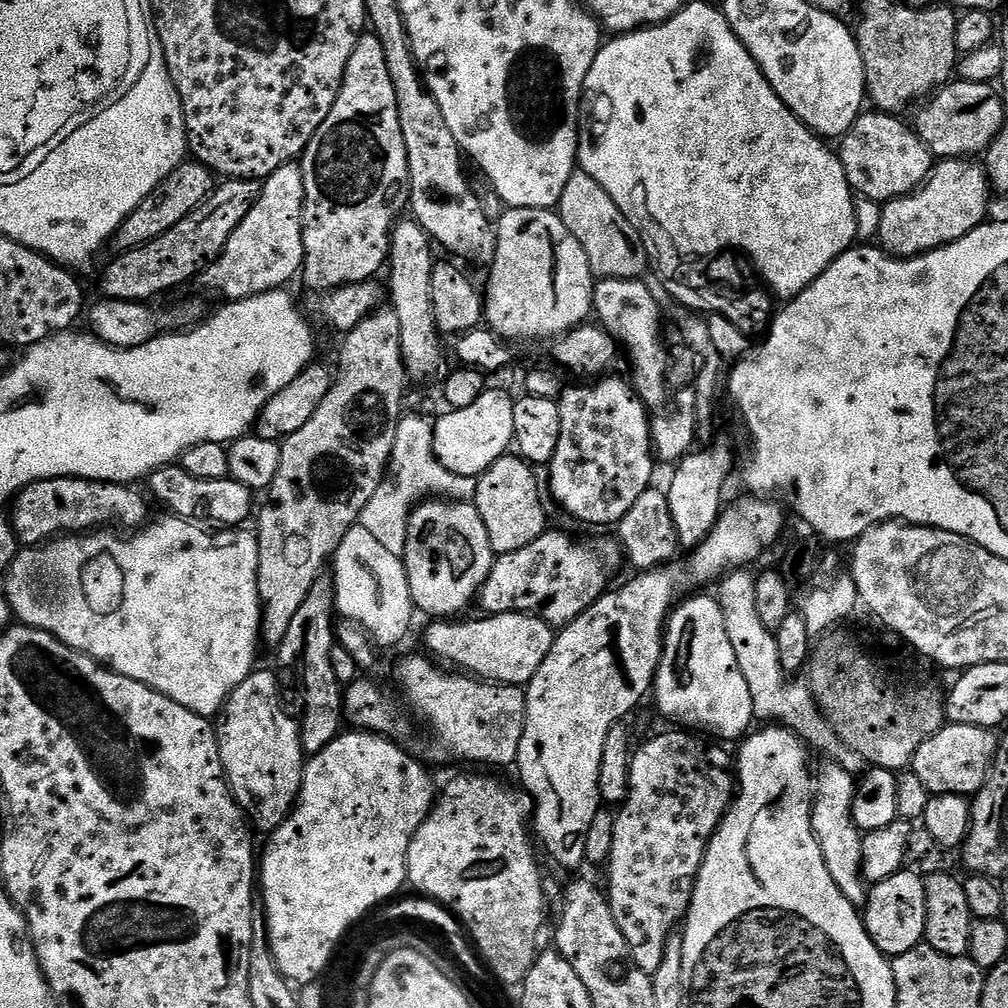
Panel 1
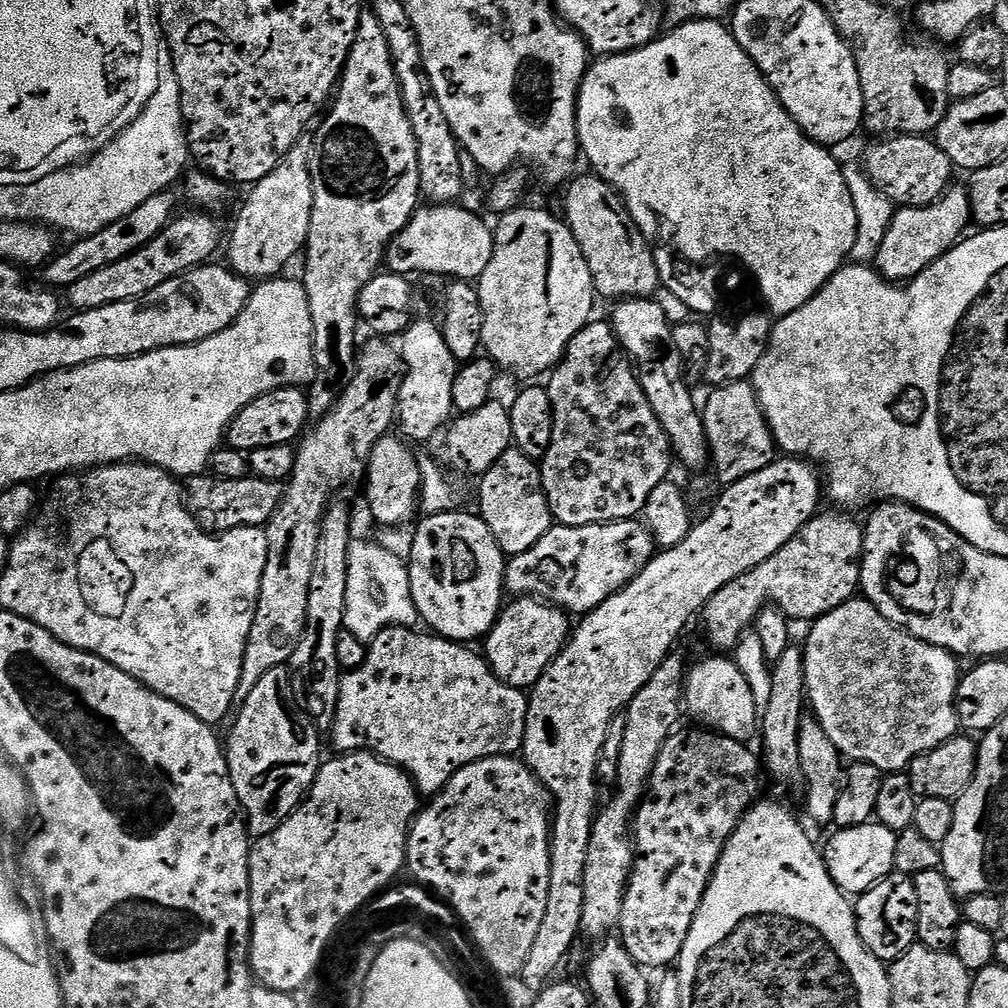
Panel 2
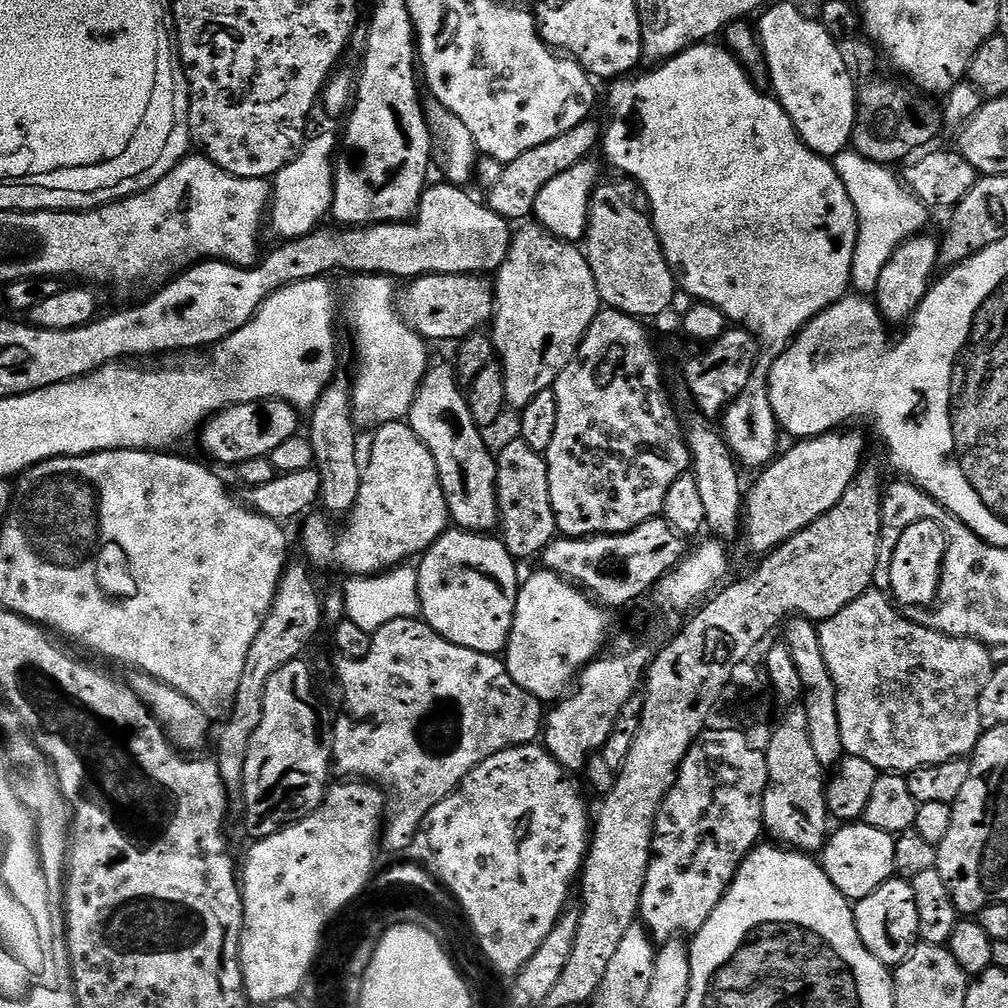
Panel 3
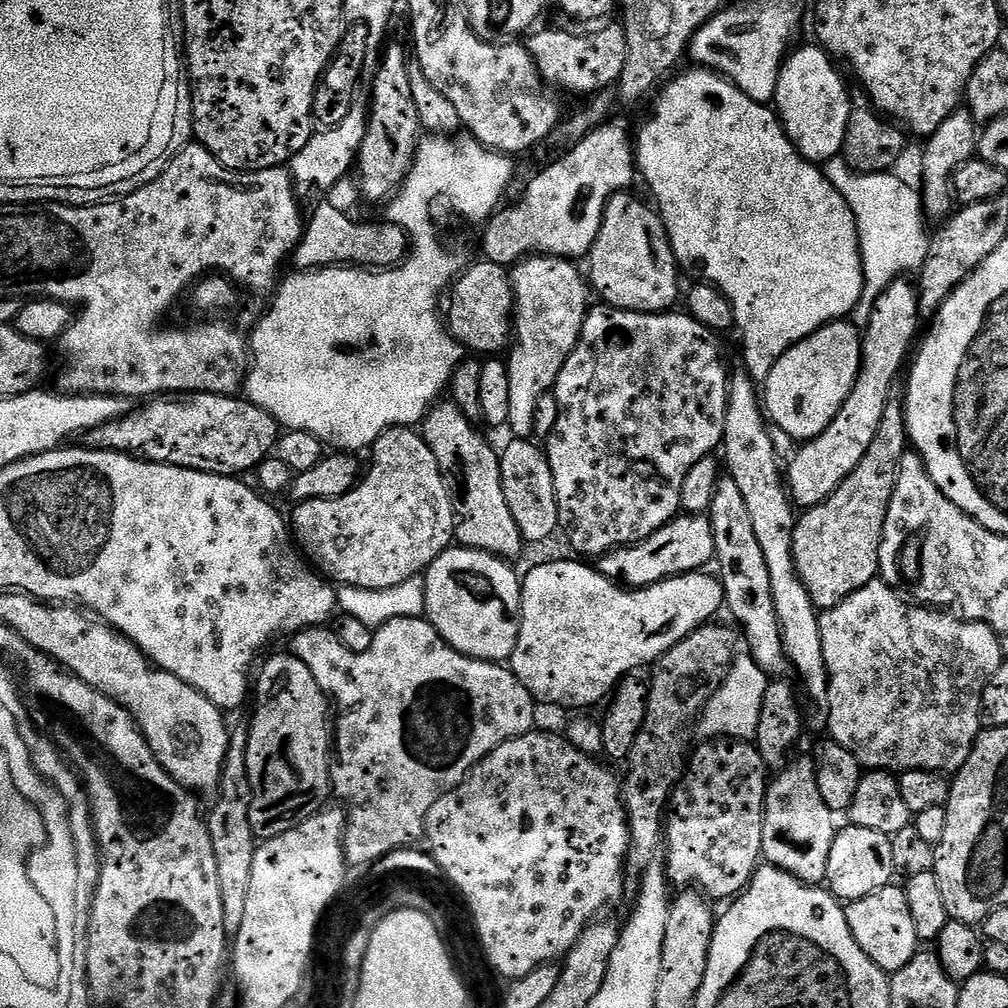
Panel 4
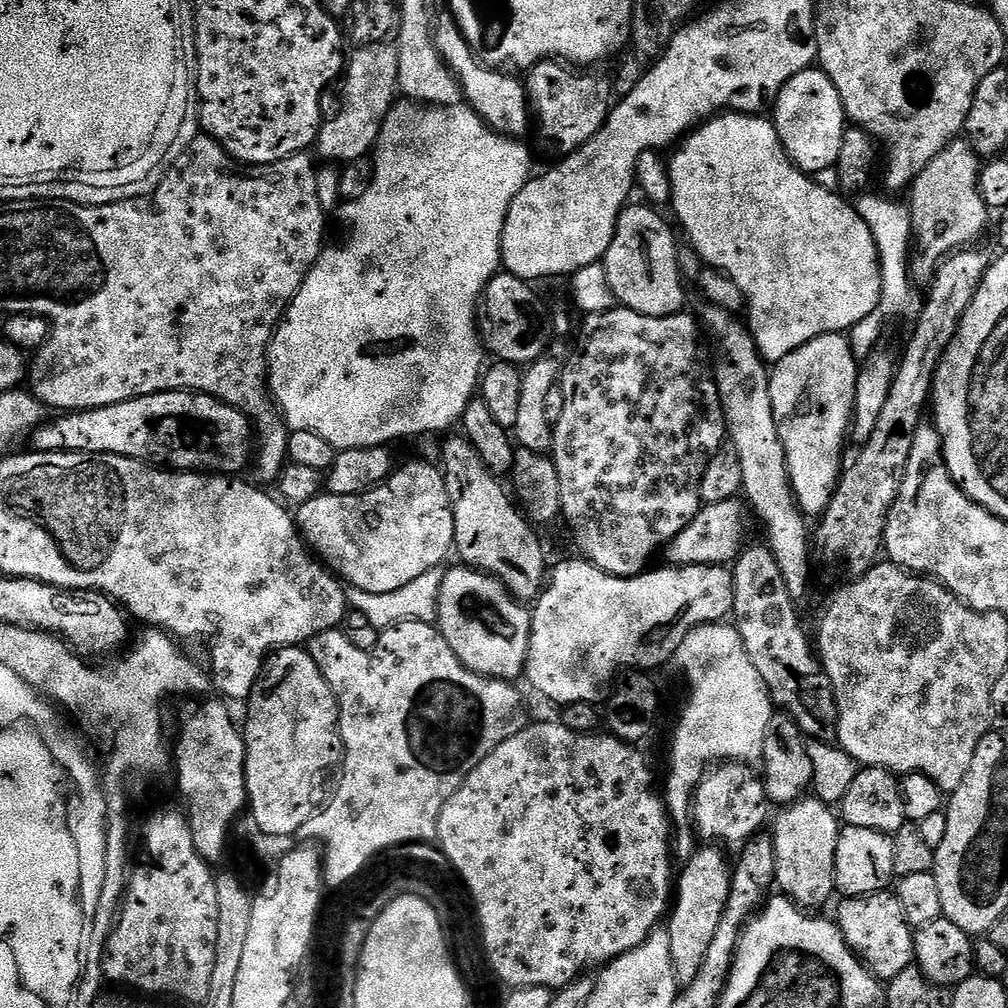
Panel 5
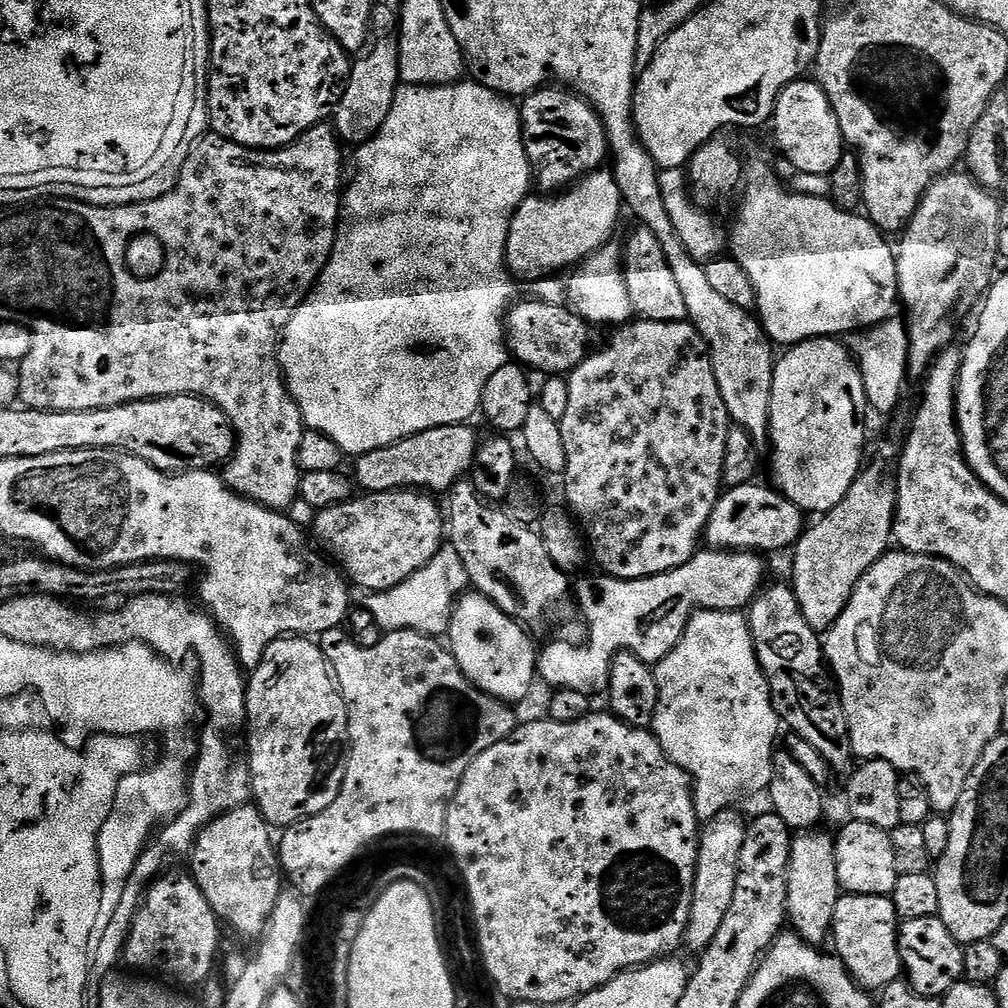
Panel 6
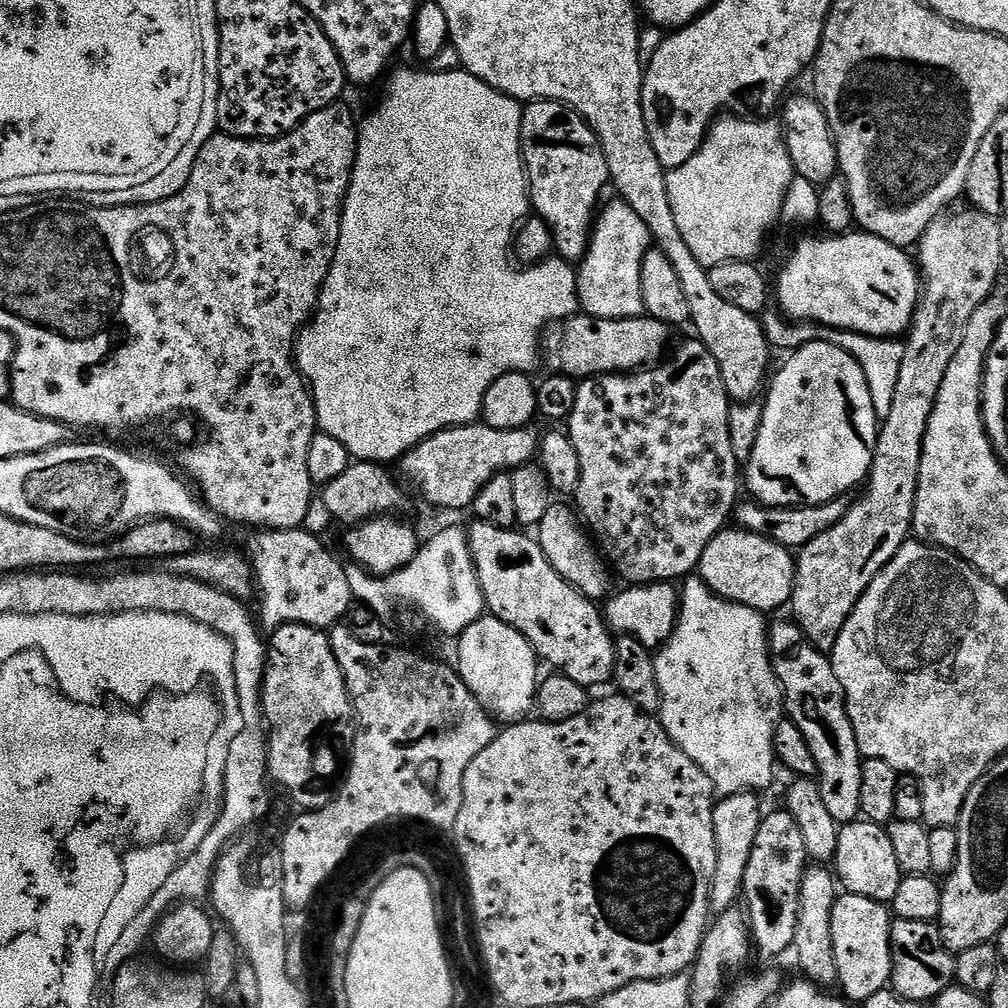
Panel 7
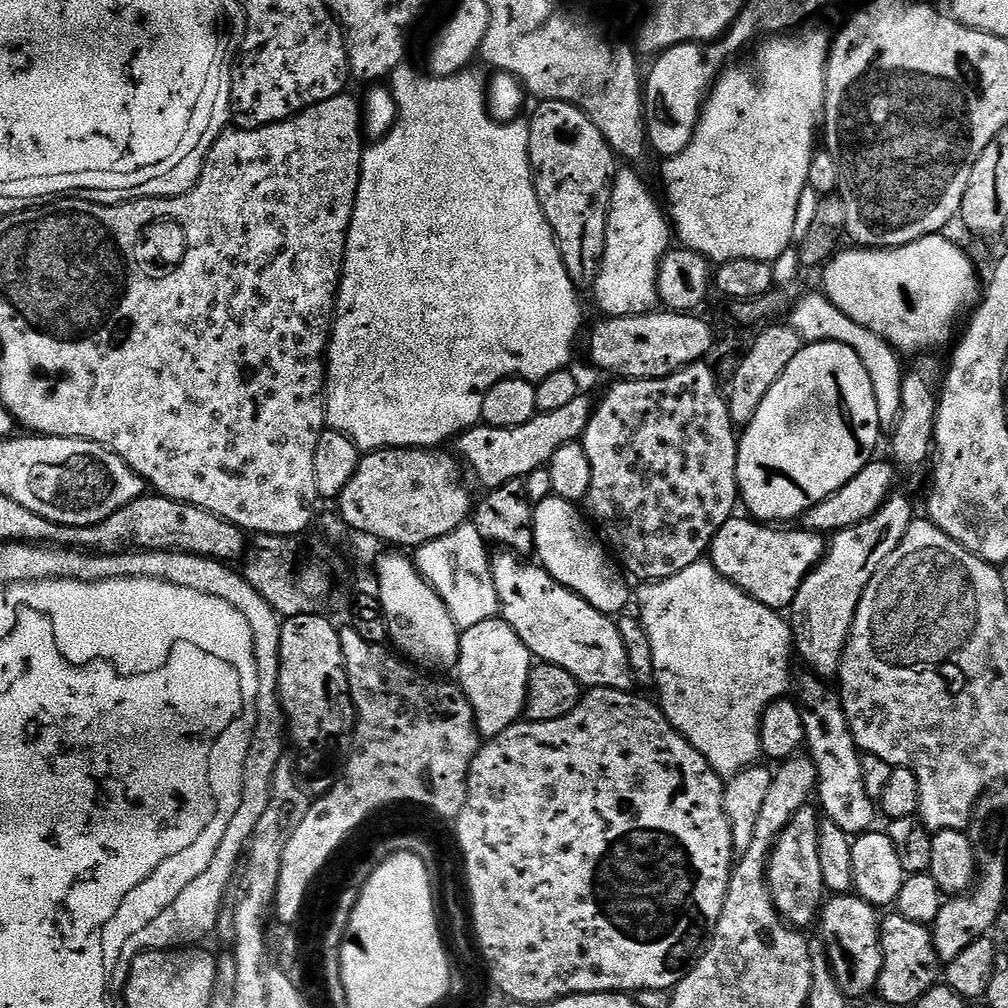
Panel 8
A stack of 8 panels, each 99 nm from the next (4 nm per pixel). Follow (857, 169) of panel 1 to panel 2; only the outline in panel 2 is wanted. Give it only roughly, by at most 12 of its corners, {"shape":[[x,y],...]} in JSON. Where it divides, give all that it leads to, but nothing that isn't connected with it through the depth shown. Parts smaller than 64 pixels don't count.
{"shape":[[890,136],[862,167],[900,208],[925,208],[954,165],[928,136]]}

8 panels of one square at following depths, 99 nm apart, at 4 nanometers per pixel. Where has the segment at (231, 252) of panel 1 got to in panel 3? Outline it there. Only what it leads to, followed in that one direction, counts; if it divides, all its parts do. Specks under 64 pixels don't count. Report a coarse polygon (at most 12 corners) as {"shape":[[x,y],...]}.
{"shape":[[312,137],[270,184],[281,241],[332,209],[338,140]]}

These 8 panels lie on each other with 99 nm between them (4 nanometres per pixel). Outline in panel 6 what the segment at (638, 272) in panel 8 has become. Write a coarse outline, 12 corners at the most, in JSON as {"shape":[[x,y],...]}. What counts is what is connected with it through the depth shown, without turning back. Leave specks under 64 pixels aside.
{"shape":[[614,240],[570,275],[566,296],[589,323],[635,317]]}

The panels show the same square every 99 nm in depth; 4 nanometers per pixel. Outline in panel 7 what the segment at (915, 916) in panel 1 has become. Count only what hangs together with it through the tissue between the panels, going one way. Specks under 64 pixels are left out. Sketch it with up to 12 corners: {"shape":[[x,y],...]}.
{"shape":[[836,897],[836,983],[863,1005],[891,985],[893,919],[883,903]]}

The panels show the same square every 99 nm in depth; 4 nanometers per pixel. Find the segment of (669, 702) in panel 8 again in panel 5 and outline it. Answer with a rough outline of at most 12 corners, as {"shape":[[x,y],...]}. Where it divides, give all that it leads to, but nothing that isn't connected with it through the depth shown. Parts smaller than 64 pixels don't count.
{"shape":[[731,623],[700,624],[675,664],[669,817],[709,766],[760,764],[774,705]]}

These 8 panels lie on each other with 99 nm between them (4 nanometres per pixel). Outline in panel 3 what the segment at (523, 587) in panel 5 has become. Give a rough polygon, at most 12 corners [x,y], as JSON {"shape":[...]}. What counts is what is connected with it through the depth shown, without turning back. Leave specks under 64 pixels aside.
{"shape":[[451,363],[425,372],[406,423],[437,463],[451,523],[500,523],[496,456]]}

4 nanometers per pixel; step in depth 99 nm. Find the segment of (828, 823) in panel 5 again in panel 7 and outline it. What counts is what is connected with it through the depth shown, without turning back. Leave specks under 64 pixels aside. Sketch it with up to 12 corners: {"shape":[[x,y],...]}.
{"shape":[[828,866],[802,878],[792,948],[803,979],[837,987],[838,880]]}

